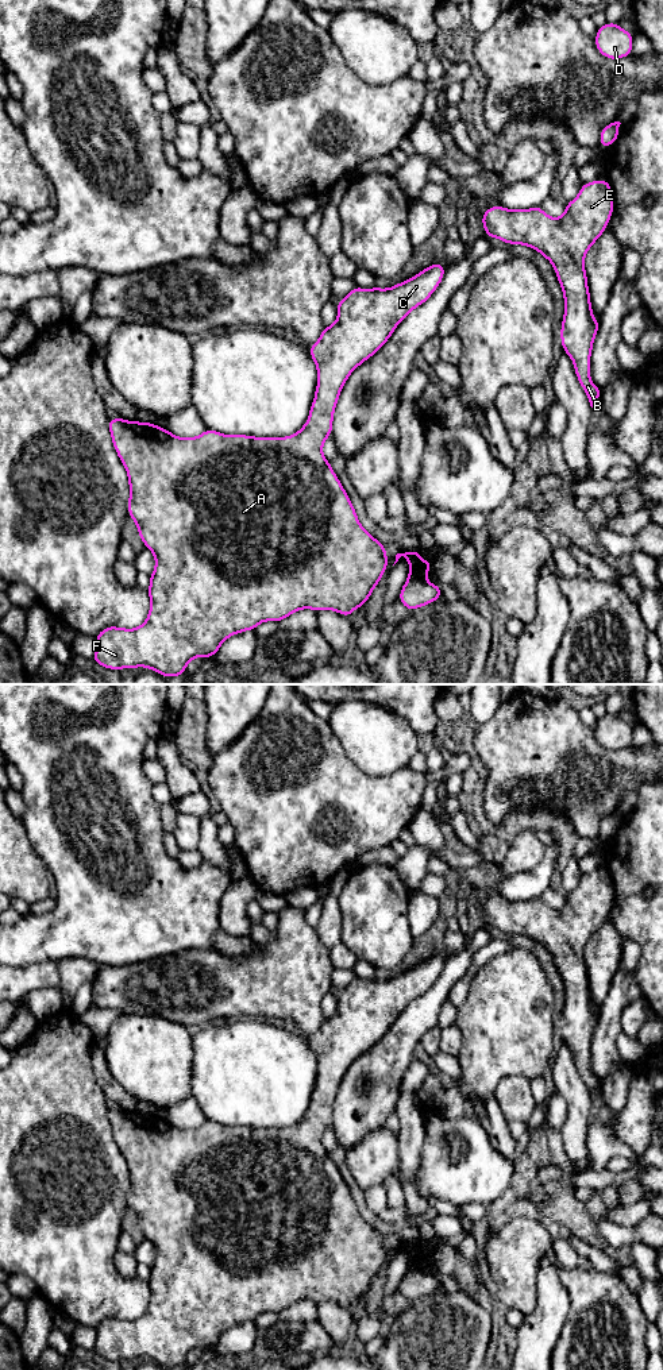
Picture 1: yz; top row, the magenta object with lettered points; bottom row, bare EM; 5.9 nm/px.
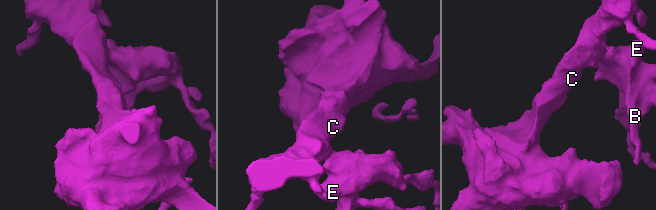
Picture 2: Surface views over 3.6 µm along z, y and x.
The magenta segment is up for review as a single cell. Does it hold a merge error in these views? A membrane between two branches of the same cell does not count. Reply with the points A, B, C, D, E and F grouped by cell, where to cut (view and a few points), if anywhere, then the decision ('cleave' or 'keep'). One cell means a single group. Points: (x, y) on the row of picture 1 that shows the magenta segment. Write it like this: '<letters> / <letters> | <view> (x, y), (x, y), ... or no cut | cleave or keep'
A B C D E F | no cut | keep

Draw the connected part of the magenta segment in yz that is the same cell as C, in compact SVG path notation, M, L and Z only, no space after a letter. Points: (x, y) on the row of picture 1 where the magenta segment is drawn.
M440 262L421 270L410 279L400 282L392 287L362 289L355 286L343 300L336 301L338 317L331 327L324 327L319 340L308 348L317 368L317 387L315 398L309 409L308 421L302 428L286 437L255 437L247 435L223 435L217 431L207 429L197 437L182 439L173 435L153 422L127 421L122 417L108 418L111 439L122 464L126 467L130 497L128 497L128 517L136 526L138 535L146 548L155 557L155 568L150 575L150 586L147 588L150 597L150 610L147 620L135 629L117 626L107 626L96 636L96 652L93 663L104 668L117 669L144 667L157 671L163 678L182 676L186 665L194 657L213 657L220 645L231 636L244 630L255 630L265 621L281 622L284 618L301 609L312 609L316 613L320 610L335 610L344 617L365 605L374 587L379 583L388 567L388 556L383 544L374 539L359 522L356 512L350 501L348 494L343 489L339 478L334 472L331 463L323 455L323 444L332 435L334 412L343 385L347 382L351 373L365 360L377 354L381 347L390 339L397 325L417 306L424 304L436 287L443 281L444 266Z

